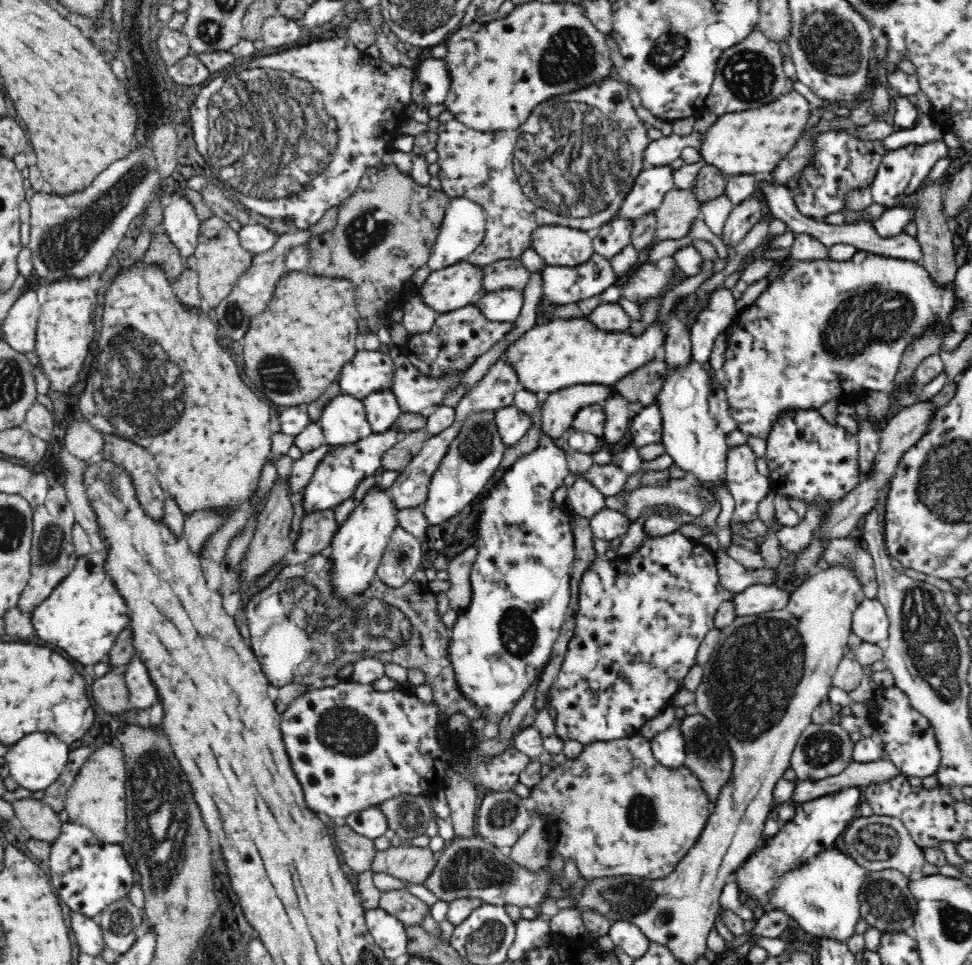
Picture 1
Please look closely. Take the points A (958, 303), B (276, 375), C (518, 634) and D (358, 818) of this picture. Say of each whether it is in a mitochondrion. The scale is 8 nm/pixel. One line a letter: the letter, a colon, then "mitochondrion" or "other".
A: other
B: mitochondrion
C: mitochondrion
D: other

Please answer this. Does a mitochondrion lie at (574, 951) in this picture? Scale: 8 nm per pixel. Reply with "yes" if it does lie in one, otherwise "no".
no

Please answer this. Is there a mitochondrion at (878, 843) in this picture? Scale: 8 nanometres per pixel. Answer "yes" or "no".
yes

